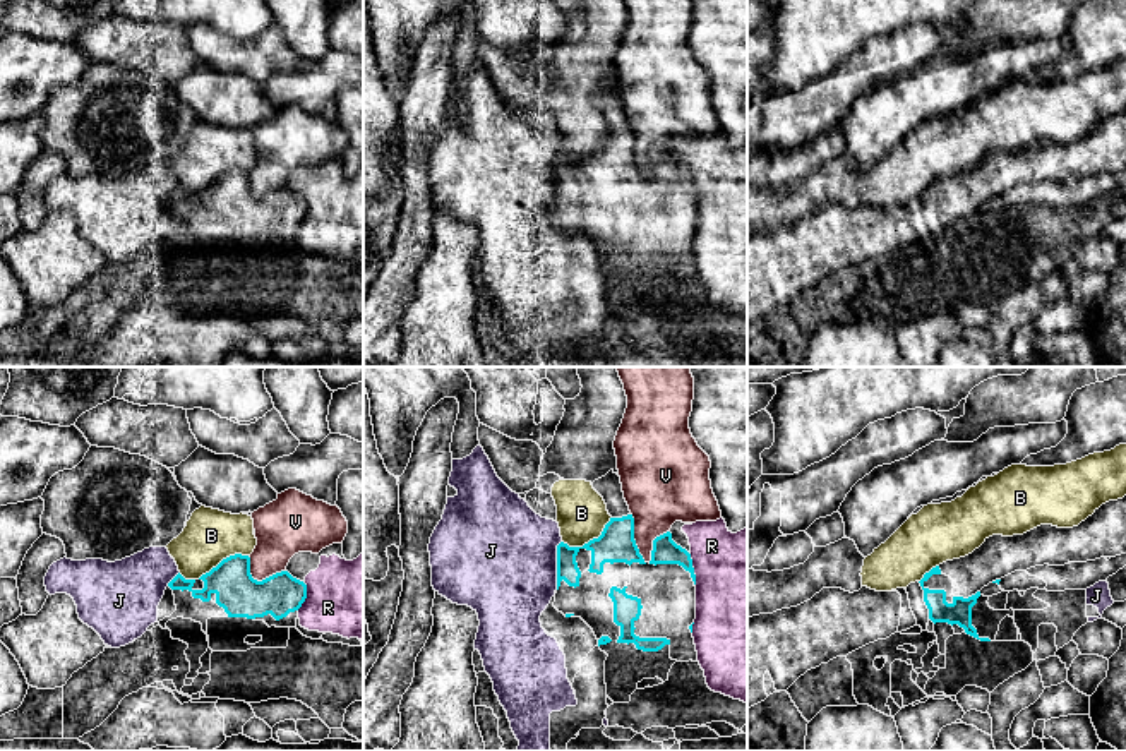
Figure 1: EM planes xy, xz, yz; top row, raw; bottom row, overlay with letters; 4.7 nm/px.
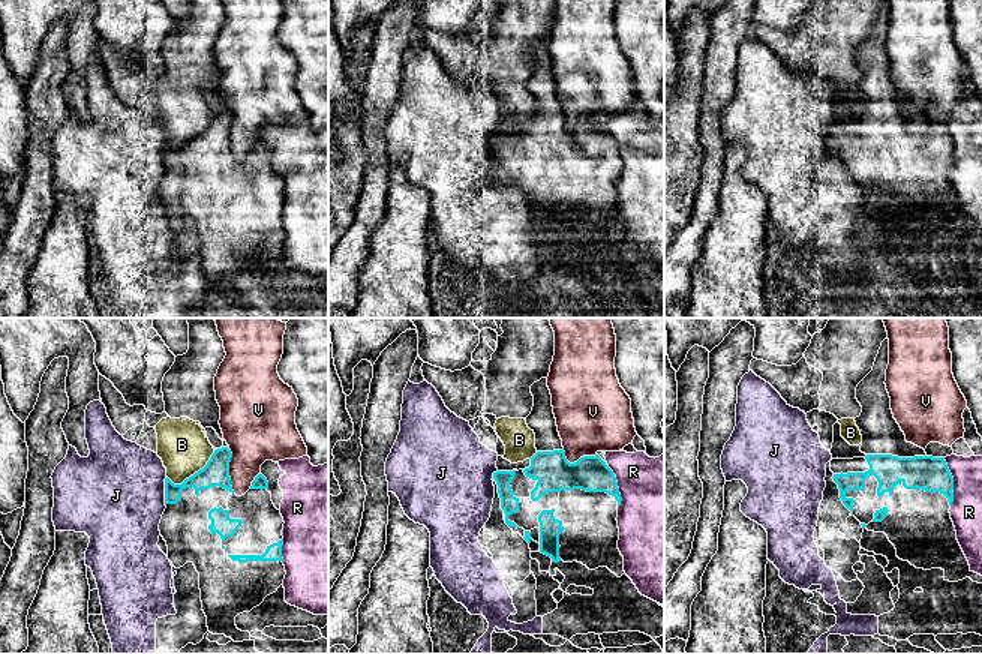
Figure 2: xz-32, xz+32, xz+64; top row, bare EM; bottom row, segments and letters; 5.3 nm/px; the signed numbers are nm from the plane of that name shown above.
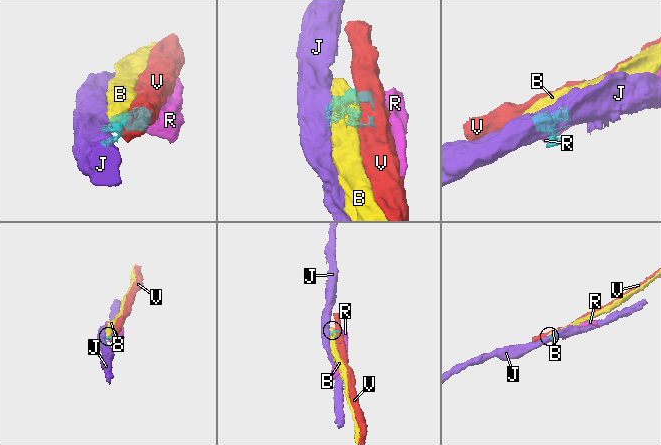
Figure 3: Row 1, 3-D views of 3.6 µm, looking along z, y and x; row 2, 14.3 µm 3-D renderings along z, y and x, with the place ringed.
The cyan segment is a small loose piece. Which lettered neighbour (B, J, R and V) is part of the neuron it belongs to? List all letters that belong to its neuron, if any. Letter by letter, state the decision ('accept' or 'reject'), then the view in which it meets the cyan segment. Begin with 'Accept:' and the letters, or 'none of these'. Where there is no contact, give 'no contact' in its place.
Accept: none of these
B: reject; contact in xz
J: reject; contact in xz
R: reject; contact in xz
V: reject; contact in xy

